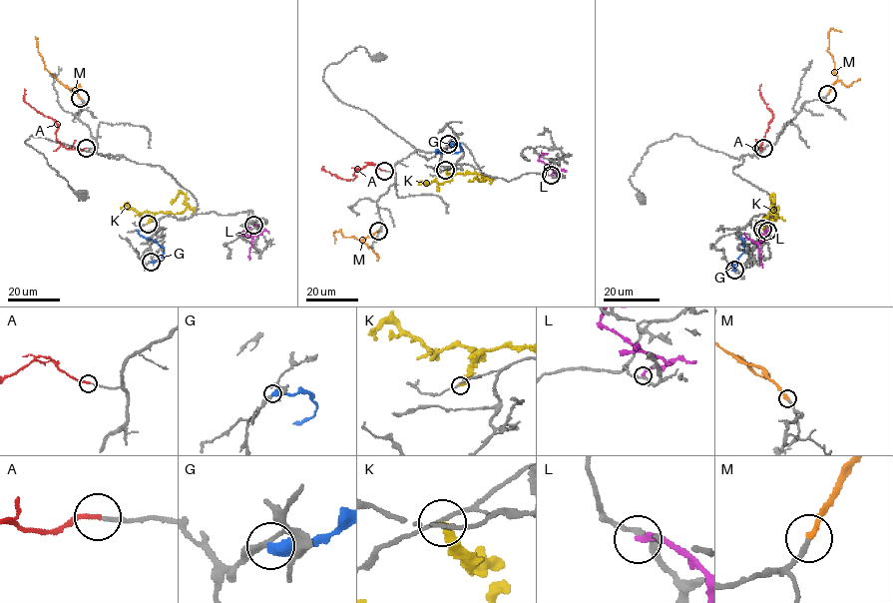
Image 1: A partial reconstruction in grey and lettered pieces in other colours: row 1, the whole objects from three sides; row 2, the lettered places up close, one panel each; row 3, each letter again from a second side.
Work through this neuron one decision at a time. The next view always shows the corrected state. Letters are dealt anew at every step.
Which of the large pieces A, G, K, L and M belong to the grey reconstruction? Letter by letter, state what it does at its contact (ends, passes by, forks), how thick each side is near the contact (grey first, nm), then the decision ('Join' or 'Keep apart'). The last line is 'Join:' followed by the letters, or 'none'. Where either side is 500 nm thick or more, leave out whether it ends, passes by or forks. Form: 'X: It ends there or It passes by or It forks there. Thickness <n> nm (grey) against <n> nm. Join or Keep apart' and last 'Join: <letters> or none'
A: It ends there. Thickness 150 nm (grey) against 190 nm. Join
G: Thickness 200 nm (grey) against 500 nm. Keep apart
K: It ends there. Thickness 140 nm (grey) against 320 nm. Keep apart
L: It ends there. Thickness 200 nm (grey) against 240 nm. Keep apart
M: It ends there. Thickness 200 nm (grey) against 240 nm. Join
Join: A, M

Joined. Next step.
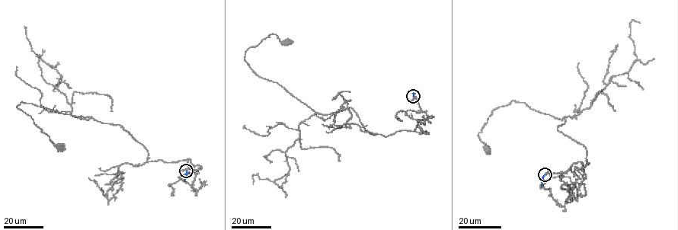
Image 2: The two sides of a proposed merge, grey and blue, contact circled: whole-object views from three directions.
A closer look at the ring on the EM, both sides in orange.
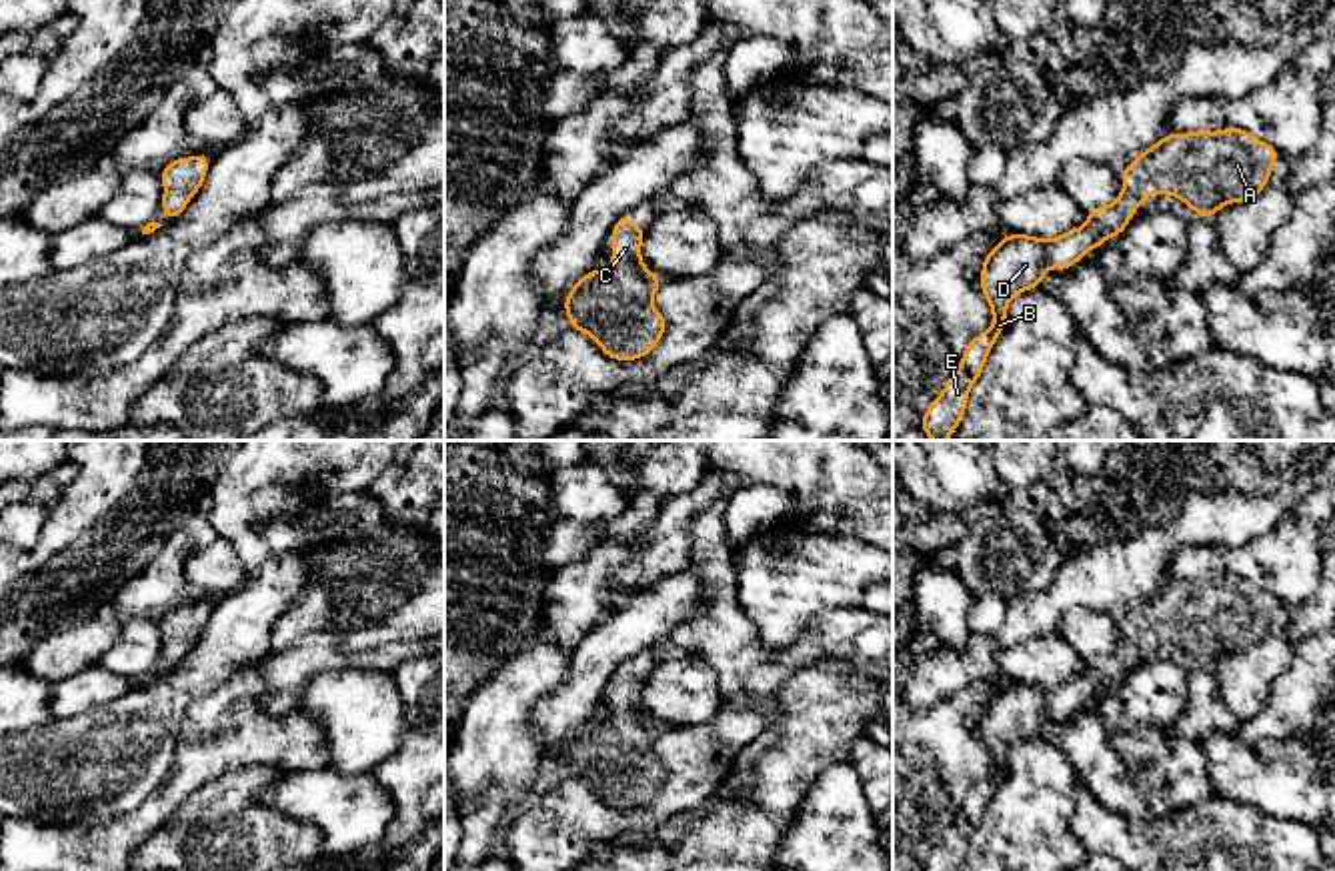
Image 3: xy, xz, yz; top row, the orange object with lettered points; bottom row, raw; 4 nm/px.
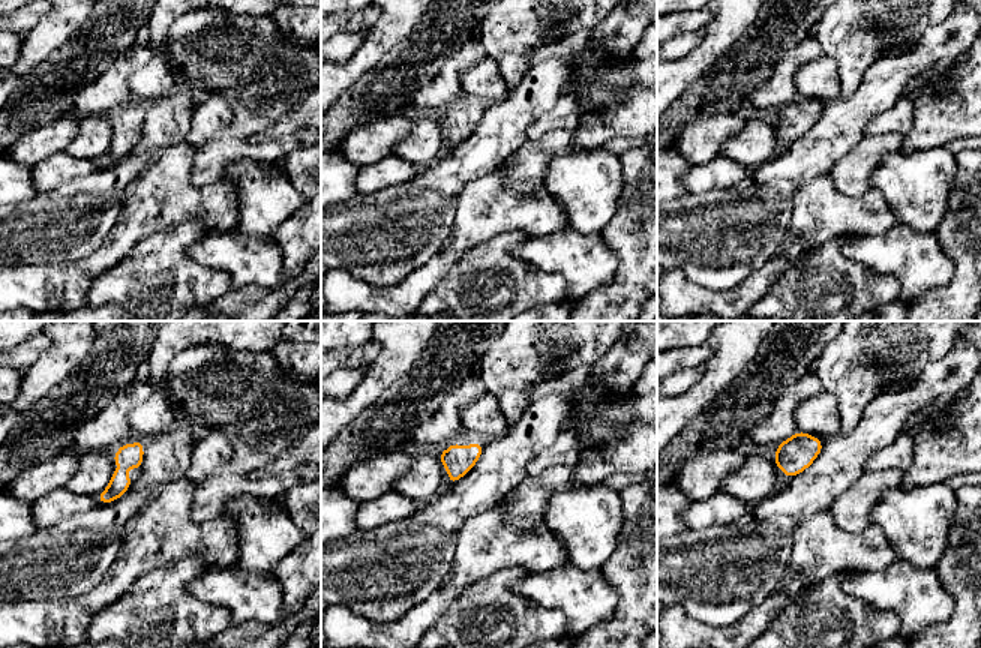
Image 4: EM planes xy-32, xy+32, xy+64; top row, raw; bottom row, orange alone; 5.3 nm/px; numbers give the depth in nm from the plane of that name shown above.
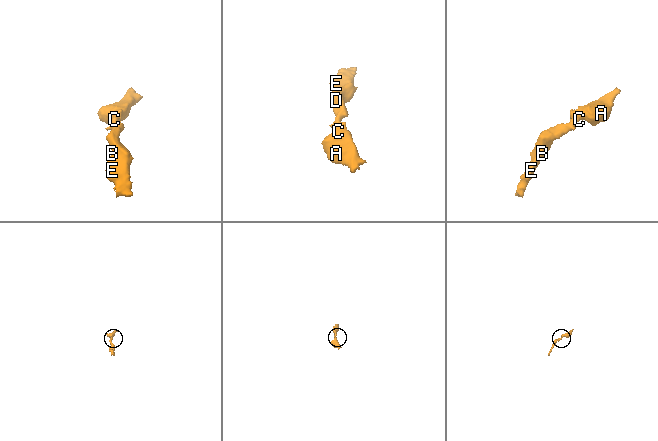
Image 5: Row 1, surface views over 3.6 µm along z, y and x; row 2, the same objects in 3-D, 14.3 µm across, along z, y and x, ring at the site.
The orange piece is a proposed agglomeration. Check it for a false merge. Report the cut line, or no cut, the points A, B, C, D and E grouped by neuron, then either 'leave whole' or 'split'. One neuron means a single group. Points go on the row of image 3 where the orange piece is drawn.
no cut | A B C D E | leave whole

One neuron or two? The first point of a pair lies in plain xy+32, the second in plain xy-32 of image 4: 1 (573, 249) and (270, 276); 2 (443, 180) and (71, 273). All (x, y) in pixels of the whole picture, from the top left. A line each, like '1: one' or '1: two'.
1: one
2: two

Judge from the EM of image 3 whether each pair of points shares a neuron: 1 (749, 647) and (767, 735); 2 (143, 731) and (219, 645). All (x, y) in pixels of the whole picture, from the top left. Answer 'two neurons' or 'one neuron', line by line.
1: one neuron
2: one neuron

